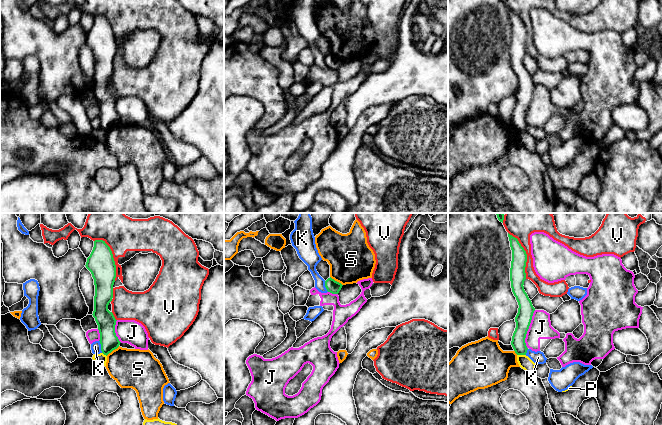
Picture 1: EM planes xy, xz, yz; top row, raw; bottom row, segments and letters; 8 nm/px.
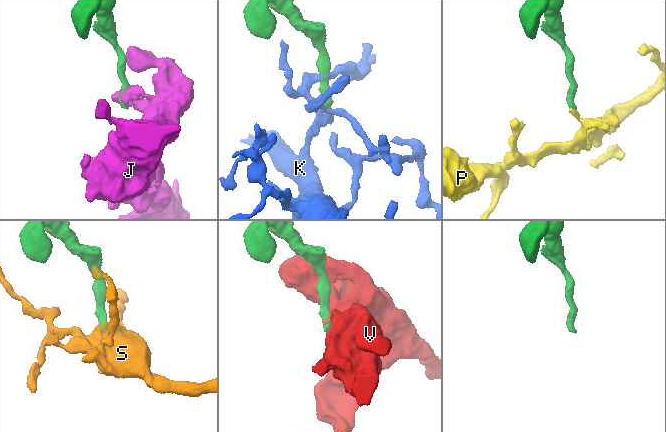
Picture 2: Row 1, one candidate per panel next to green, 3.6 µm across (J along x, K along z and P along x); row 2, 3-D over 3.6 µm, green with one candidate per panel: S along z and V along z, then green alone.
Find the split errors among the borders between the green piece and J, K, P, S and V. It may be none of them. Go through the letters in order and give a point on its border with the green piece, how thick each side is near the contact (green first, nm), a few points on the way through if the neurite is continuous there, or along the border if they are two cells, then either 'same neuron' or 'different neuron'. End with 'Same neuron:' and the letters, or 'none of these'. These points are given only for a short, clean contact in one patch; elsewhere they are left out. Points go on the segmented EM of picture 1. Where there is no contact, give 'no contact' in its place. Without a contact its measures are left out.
J: yz (528, 328) | 130/180 nm | along yz (535, 310), (525, 338), (527, 348) | different neuron
K: xy (101, 346) | 150/80 nm | along xy (99, 340), (102, 352) | different neuron
P: yz (521, 354) | 110/100 nm | along yz (517, 354), (525, 355) | different neuron
S: xy (112, 350) | 150/320 nm | along xy (119, 346), (106, 355) | different neuron
V: xy (112, 257) | 220/300 nm | different neuron
Same neuron: none of these

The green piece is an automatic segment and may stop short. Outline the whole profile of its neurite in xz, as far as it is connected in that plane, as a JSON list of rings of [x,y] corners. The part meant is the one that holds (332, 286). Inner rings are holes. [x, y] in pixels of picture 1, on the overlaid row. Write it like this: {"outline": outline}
{"outline": [[[331,277],[325,281],[325,287],[326,287],[327,291],[332,294],[338,294],[342,288],[342,286],[343,285],[341,283],[335,281]]]}

